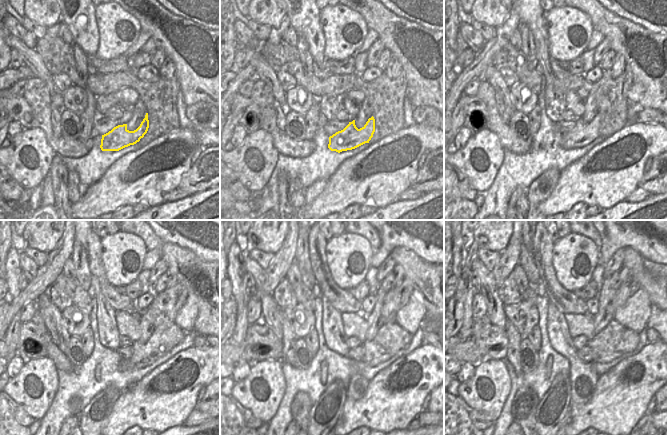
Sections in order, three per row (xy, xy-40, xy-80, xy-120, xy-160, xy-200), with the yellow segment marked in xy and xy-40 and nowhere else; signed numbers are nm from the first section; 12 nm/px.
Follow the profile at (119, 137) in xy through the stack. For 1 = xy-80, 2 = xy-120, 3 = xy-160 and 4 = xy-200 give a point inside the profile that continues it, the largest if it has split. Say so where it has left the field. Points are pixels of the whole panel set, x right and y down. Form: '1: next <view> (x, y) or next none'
1: next xy-80 (584, 133)
2: next xy-120 (144, 354)
3: next xy-160 (386, 343)
4: next xy-200 (616, 340)

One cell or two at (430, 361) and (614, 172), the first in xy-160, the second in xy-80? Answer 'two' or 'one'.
one

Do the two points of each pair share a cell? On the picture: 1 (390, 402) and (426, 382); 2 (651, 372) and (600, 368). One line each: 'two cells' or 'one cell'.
1: one cell
2: two cells

